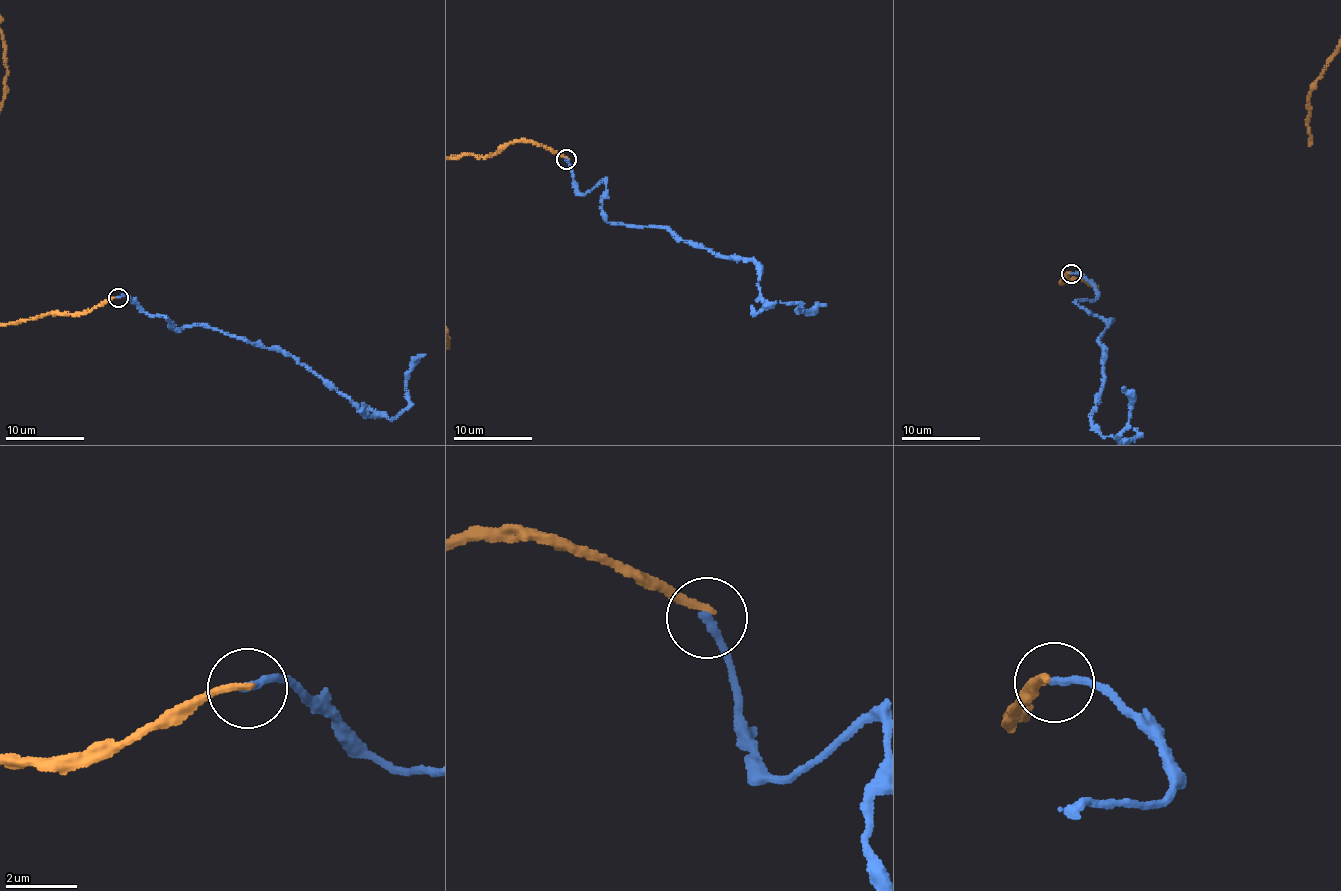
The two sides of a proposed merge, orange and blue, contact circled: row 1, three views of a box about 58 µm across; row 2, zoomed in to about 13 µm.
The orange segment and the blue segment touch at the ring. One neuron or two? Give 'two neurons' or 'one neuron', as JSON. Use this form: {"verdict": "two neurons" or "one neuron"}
{"verdict": "two neurons"}

